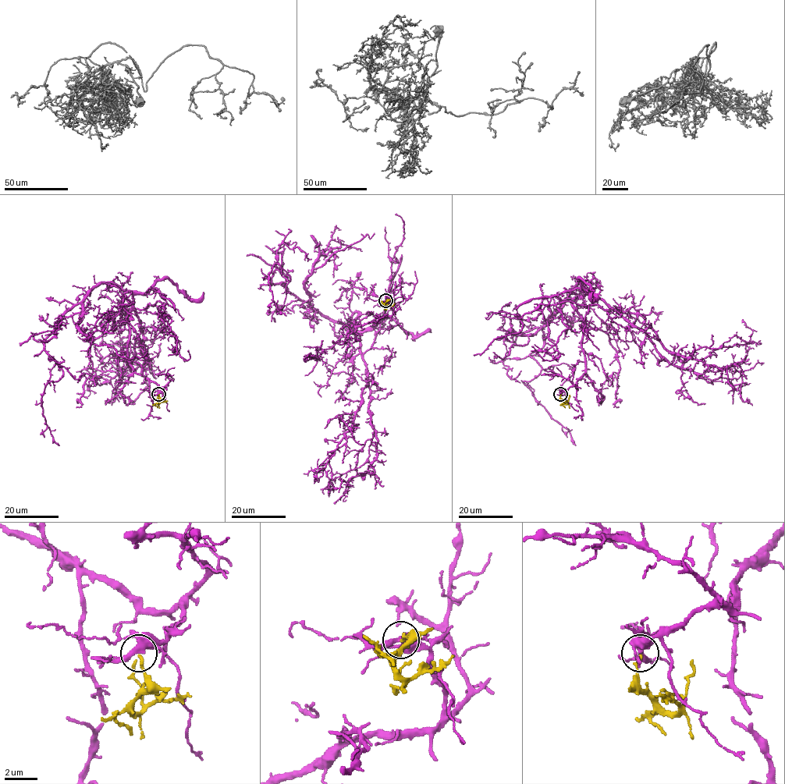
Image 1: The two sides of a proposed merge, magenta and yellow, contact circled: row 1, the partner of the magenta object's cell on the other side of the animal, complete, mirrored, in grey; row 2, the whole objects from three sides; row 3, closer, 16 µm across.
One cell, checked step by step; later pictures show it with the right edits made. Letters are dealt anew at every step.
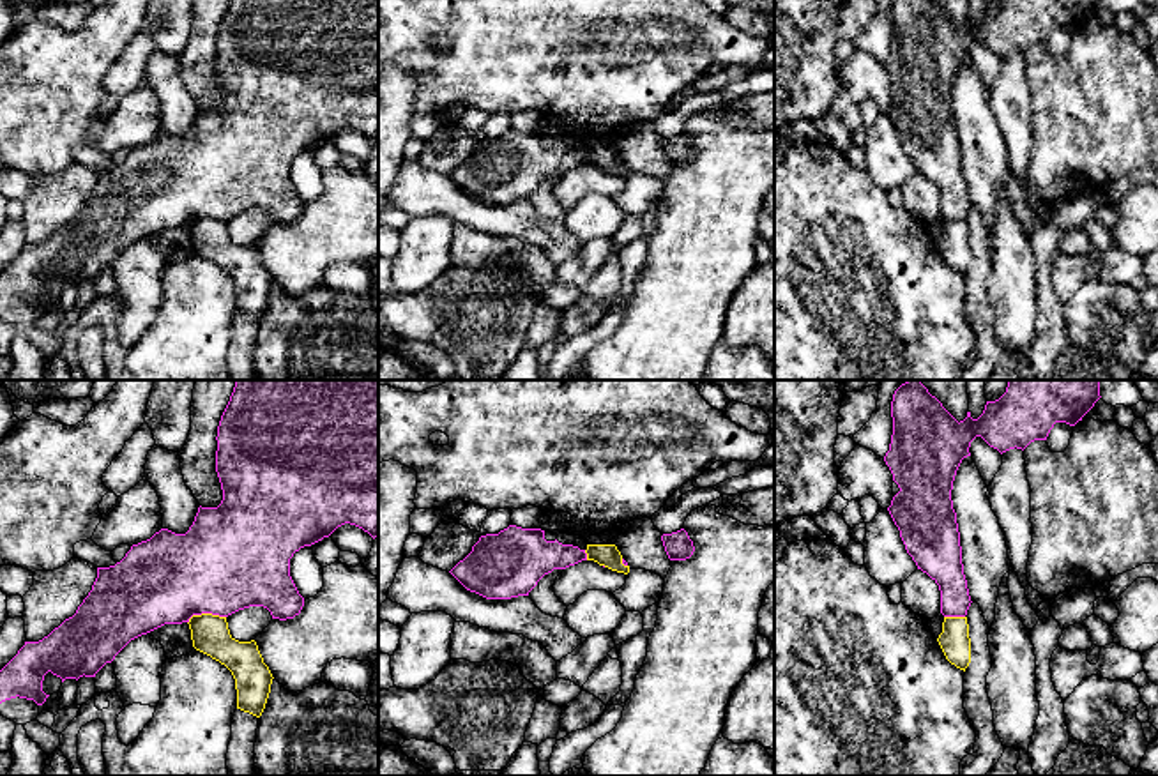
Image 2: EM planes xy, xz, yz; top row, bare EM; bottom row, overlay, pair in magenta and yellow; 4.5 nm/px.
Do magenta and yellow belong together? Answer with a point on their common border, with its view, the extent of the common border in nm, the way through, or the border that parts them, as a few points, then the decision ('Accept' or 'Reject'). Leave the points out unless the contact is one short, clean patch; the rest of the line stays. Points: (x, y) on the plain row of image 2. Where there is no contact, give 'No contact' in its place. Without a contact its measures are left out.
Touches magenta at xy (205, 216). Shared border 180 nm. Boundary: xy (225, 221), (198, 218), (188, 227). Reject

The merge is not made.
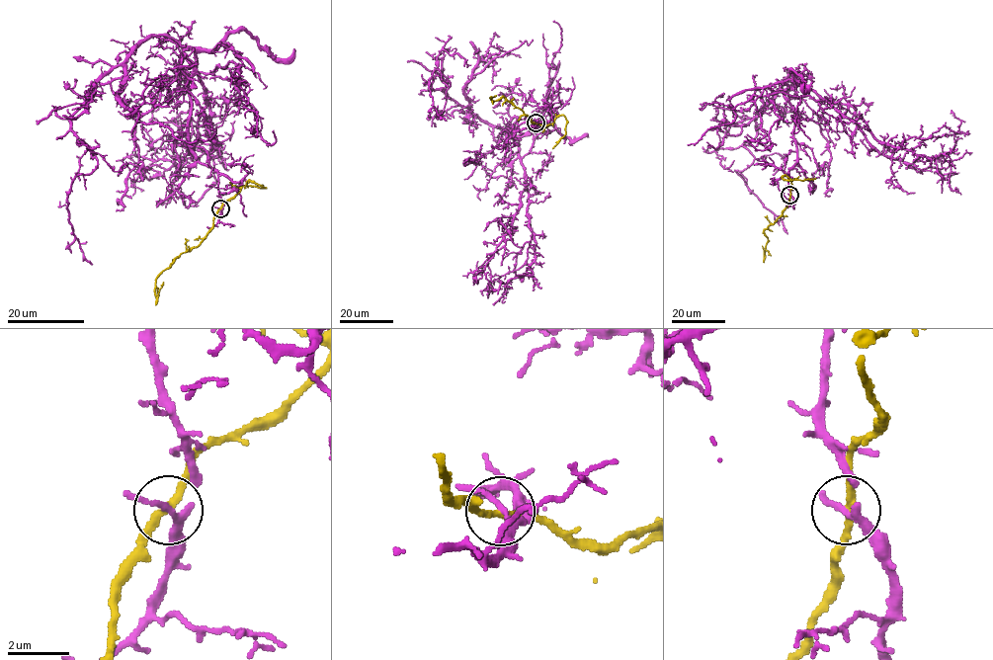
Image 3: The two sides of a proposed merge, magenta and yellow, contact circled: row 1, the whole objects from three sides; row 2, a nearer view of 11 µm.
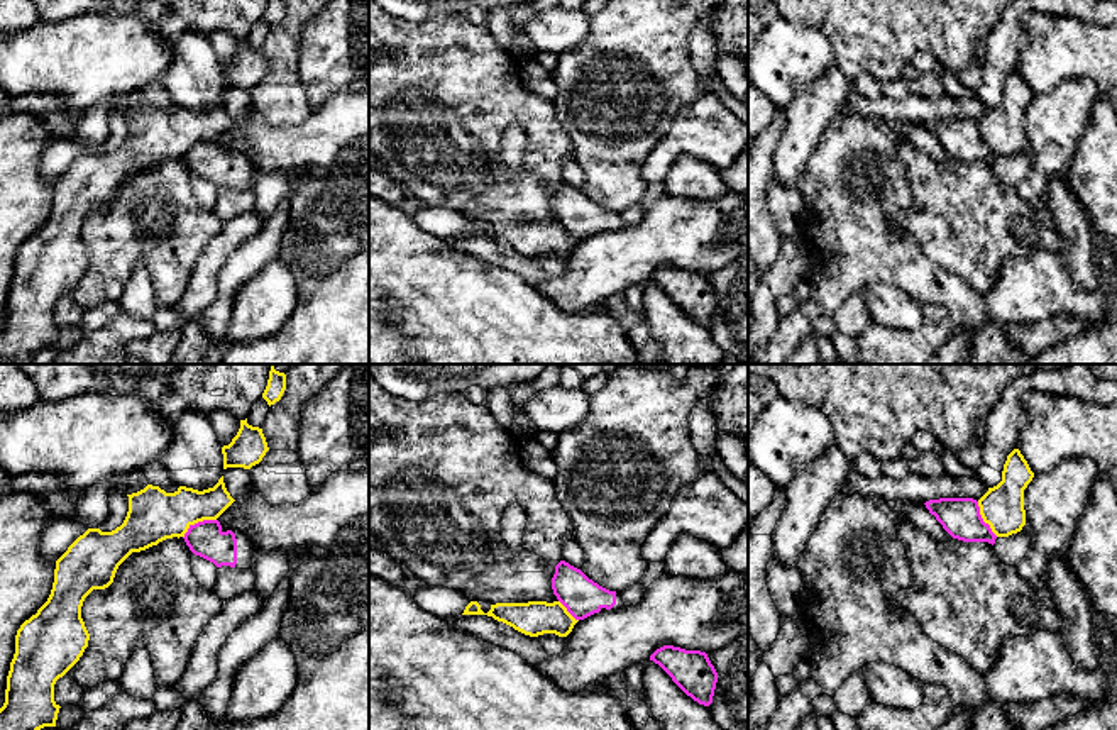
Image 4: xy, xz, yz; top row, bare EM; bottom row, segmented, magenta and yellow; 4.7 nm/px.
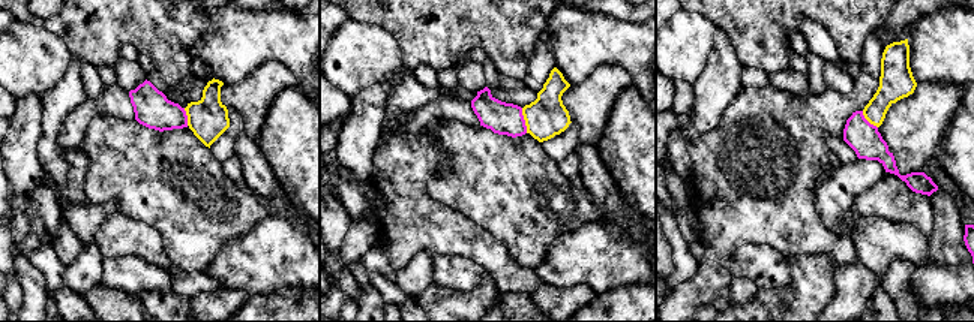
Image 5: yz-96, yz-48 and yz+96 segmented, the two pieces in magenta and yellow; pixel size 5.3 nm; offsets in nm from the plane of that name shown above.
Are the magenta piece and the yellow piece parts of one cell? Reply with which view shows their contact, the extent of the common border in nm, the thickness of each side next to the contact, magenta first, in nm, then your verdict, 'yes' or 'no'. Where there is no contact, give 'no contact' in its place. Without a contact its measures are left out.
xy | 180 nm | 170/260 nm | no

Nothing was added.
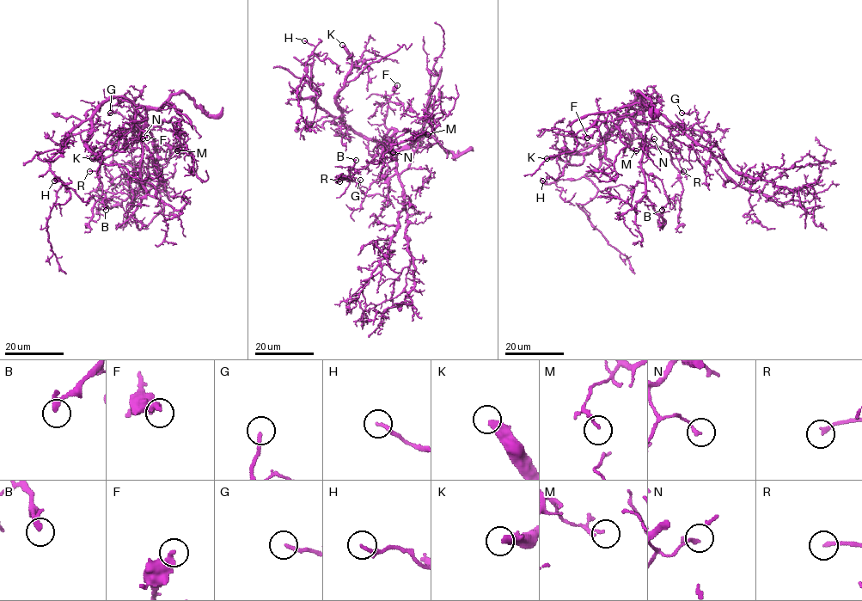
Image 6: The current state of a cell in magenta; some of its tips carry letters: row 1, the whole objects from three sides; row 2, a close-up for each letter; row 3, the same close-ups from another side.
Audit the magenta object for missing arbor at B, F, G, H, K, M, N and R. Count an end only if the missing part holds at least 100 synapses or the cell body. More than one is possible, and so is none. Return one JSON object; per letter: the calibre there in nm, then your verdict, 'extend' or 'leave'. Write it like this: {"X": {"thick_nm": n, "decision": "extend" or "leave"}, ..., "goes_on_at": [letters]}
{"B": {"thick_nm": 320, "decision": "leave"}, "F": {"thick_nm": 340, "decision": "leave"}, "G": {"thick_nm": 170, "decision": "leave"}, "H": {"thick_nm": 160, "decision": "leave"}, "K": {"thick_nm": 400, "decision": "extend"}, "M": {"thick_nm": 130, "decision": "leave"}, "N": {"thick_nm": 170, "decision": "leave"}, "R": {"thick_nm": 190, "decision": "leave"}, "goes_on_at": ["K"]}

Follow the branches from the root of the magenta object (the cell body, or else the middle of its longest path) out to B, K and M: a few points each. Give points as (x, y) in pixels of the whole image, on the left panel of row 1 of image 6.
B: (125, 98), (137, 107), (143, 129), (127, 140), (127, 145), (100, 162), (100, 180), (106, 210)
K: (125, 98), (108, 99), (94, 115), (92, 132), (86, 145), (93, 152), (100, 153), (92, 158)
M: (125, 98), (144, 108), (149, 124), (159, 125), (162, 121), (175, 119), (180, 144), (177, 150)

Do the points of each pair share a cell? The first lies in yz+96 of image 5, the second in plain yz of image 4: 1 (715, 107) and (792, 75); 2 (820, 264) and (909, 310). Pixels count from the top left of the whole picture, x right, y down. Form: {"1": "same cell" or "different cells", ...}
{"1": "different cells", "2": "different cells"}

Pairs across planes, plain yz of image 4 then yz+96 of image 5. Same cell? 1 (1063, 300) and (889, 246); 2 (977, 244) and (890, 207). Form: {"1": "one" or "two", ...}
{"1": "one", "2": "one"}

